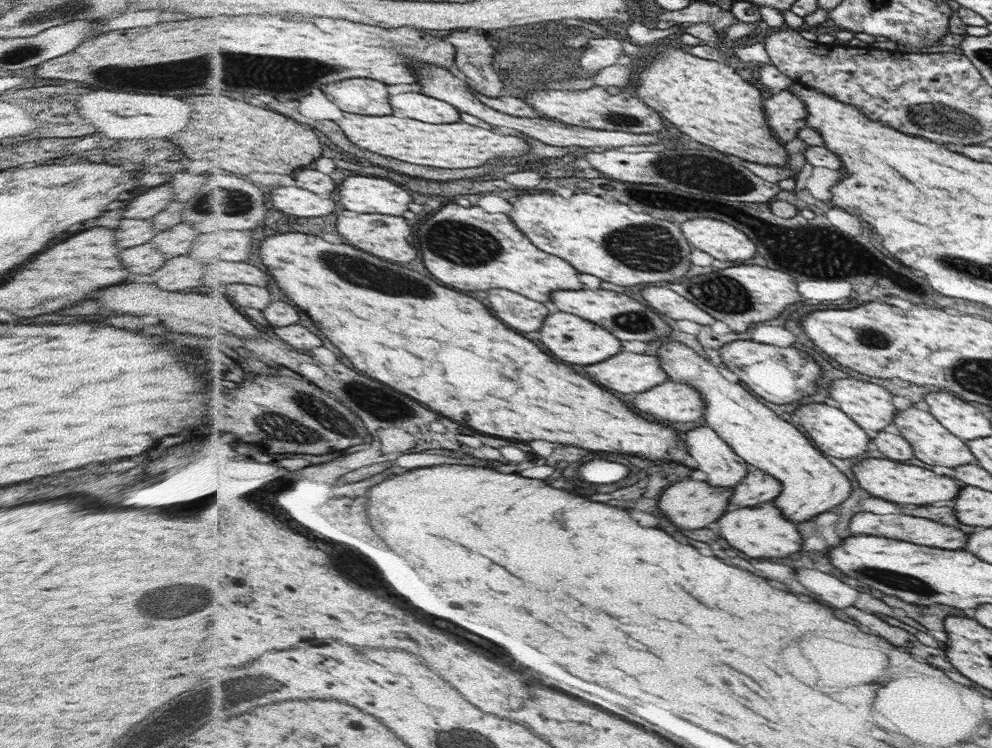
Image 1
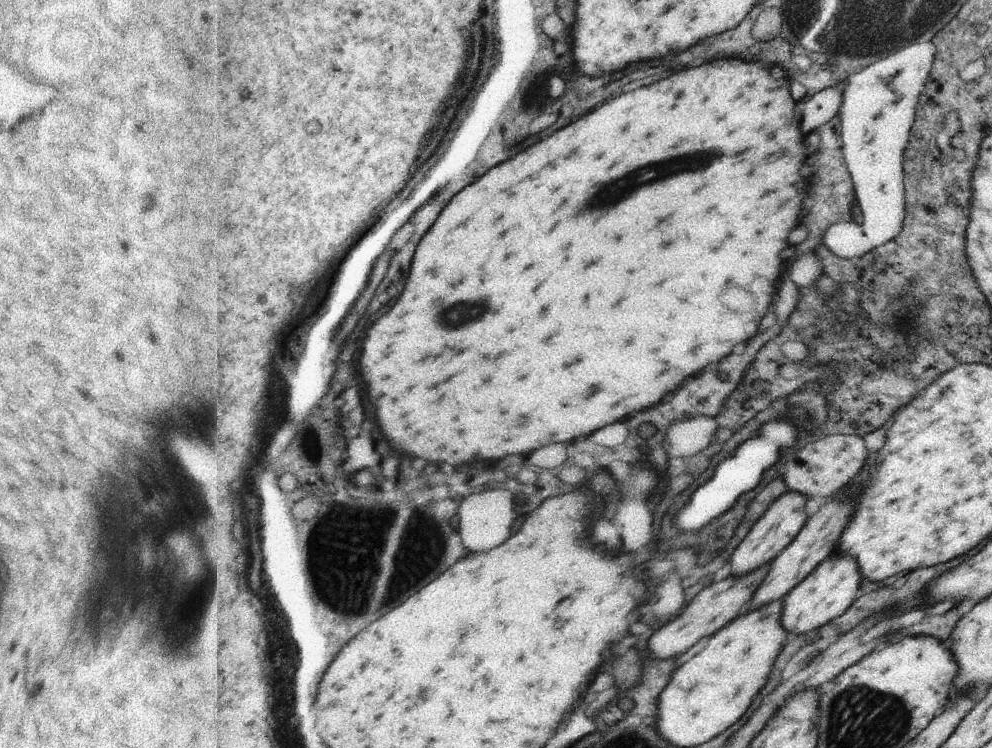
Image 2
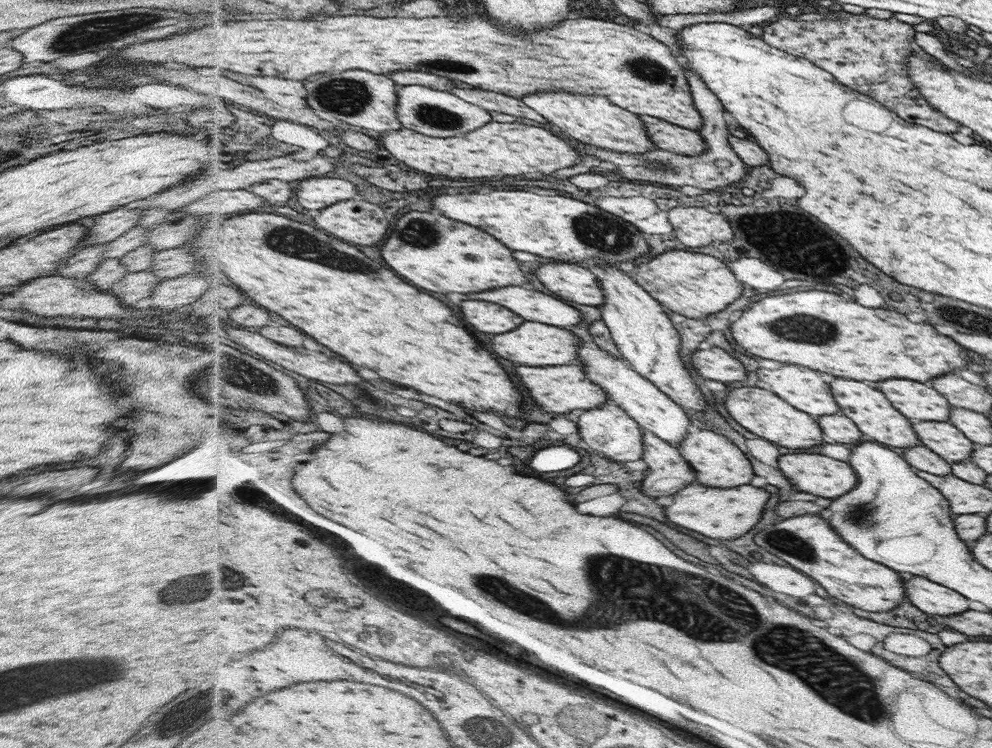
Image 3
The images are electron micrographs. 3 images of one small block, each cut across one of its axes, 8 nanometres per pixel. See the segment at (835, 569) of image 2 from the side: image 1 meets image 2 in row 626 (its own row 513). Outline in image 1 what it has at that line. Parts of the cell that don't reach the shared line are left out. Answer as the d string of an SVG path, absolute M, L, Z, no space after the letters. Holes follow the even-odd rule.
M669 338L662 341L656 356L670 381L687 382L704 394L706 408L702 419L706 424L744 460L748 460L748 464L754 464L756 468L778 478L782 483L782 490L774 504L780 510L784 508L784 516L796 522L814 520L815 516L838 506L850 496L852 486L850 480L842 474L843 470L838 470L838 467L826 460L818 452L818 448L810 444L808 436L778 418L770 408L752 397L739 381L728 380L717 366L692 348Z

